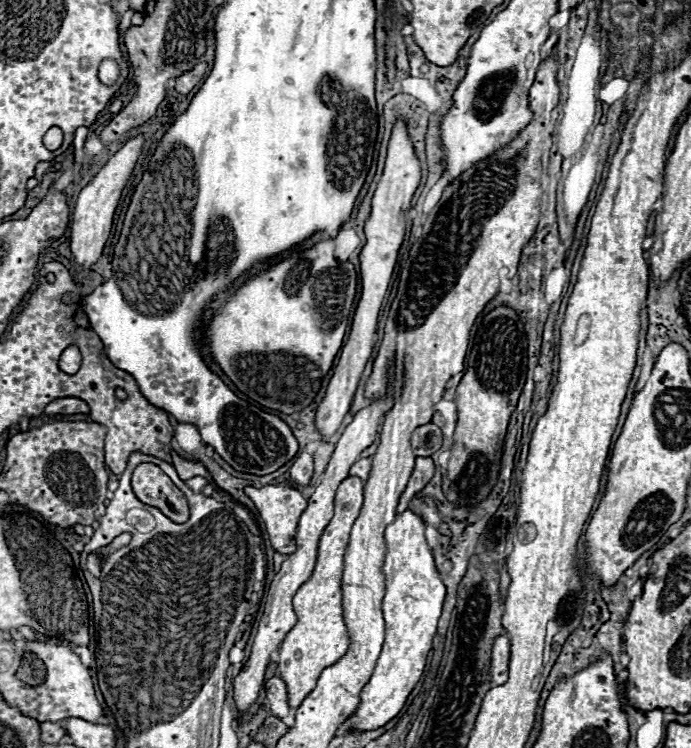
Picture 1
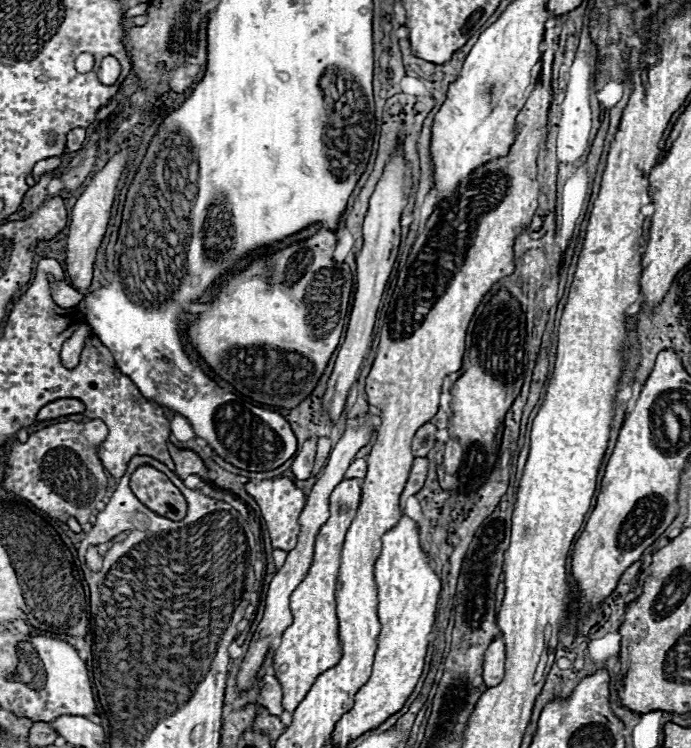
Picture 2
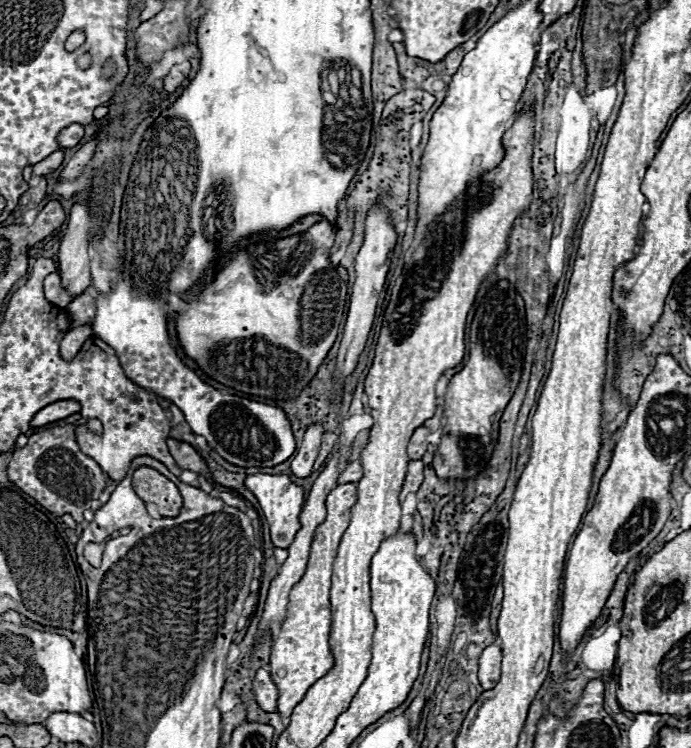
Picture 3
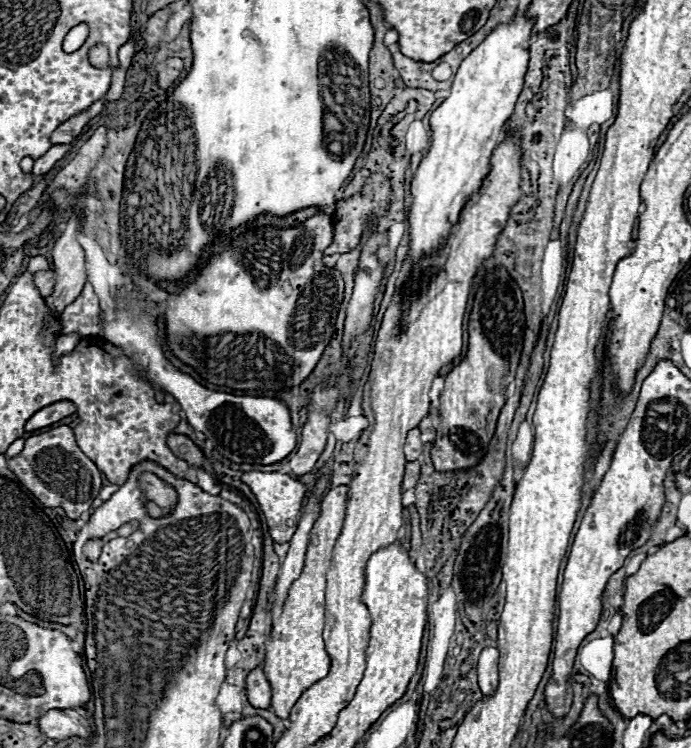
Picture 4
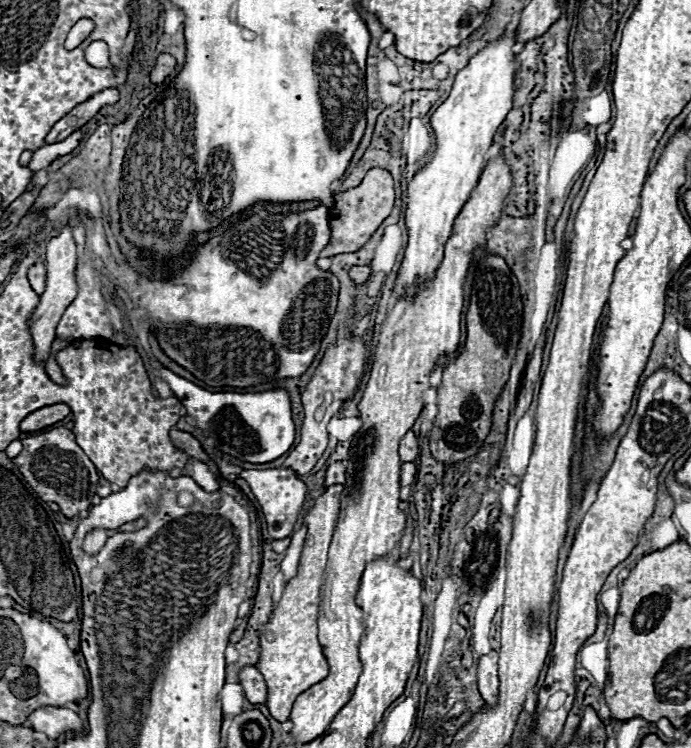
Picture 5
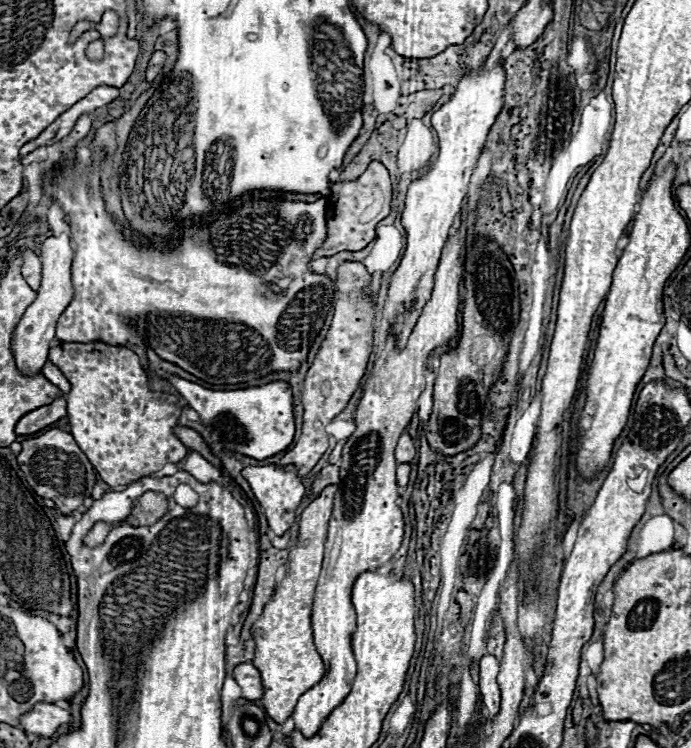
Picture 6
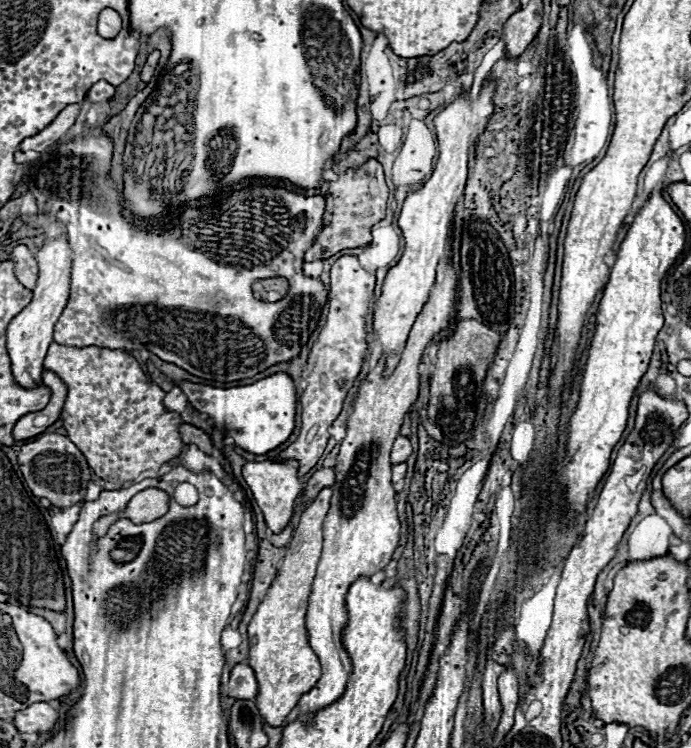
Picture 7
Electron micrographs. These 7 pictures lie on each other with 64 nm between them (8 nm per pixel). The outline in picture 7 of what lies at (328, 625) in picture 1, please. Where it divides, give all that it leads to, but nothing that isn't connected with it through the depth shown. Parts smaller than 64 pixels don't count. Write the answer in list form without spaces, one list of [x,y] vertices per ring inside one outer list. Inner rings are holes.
[[[324,488],[316,500],[302,512],[300,524],[288,546],[282,570],[274,578],[266,598],[258,606],[258,612],[248,624],[248,642],[250,656],[248,664],[256,672],[260,694],[256,696],[256,706],[270,726],[282,726],[286,716],[296,708],[298,700],[306,690],[314,688],[322,676],[320,660],[310,648],[308,630],[306,630],[306,610],[308,598],[312,592],[312,582],[316,576],[318,560],[322,554],[322,526],[330,508],[332,488]]]

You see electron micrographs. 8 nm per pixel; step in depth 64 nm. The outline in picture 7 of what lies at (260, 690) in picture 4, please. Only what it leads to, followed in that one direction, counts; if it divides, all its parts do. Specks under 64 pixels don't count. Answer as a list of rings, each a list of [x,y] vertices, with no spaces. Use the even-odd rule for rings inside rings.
[[[246,662],[236,664],[230,672],[230,696],[250,698],[250,700],[258,696],[258,682],[254,670]]]

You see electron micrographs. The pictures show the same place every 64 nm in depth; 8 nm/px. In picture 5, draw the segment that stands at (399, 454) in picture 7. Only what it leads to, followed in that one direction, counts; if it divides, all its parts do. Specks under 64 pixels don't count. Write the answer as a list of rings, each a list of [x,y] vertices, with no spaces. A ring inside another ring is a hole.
[[[410,430],[410,432],[402,438],[402,442],[400,442],[400,458],[402,458],[402,462],[414,462],[414,460],[418,458],[418,454],[420,454],[418,438],[416,438],[416,434]]]

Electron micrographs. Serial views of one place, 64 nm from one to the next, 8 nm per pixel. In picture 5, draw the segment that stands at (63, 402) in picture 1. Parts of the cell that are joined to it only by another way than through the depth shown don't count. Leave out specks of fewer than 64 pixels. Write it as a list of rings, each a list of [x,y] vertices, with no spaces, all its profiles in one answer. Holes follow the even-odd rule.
[[[52,404],[52,406],[44,406],[36,412],[32,412],[30,416],[26,416],[20,424],[22,432],[36,432],[42,430],[50,424],[60,422],[62,418],[66,418],[70,414],[70,406],[68,404]]]

